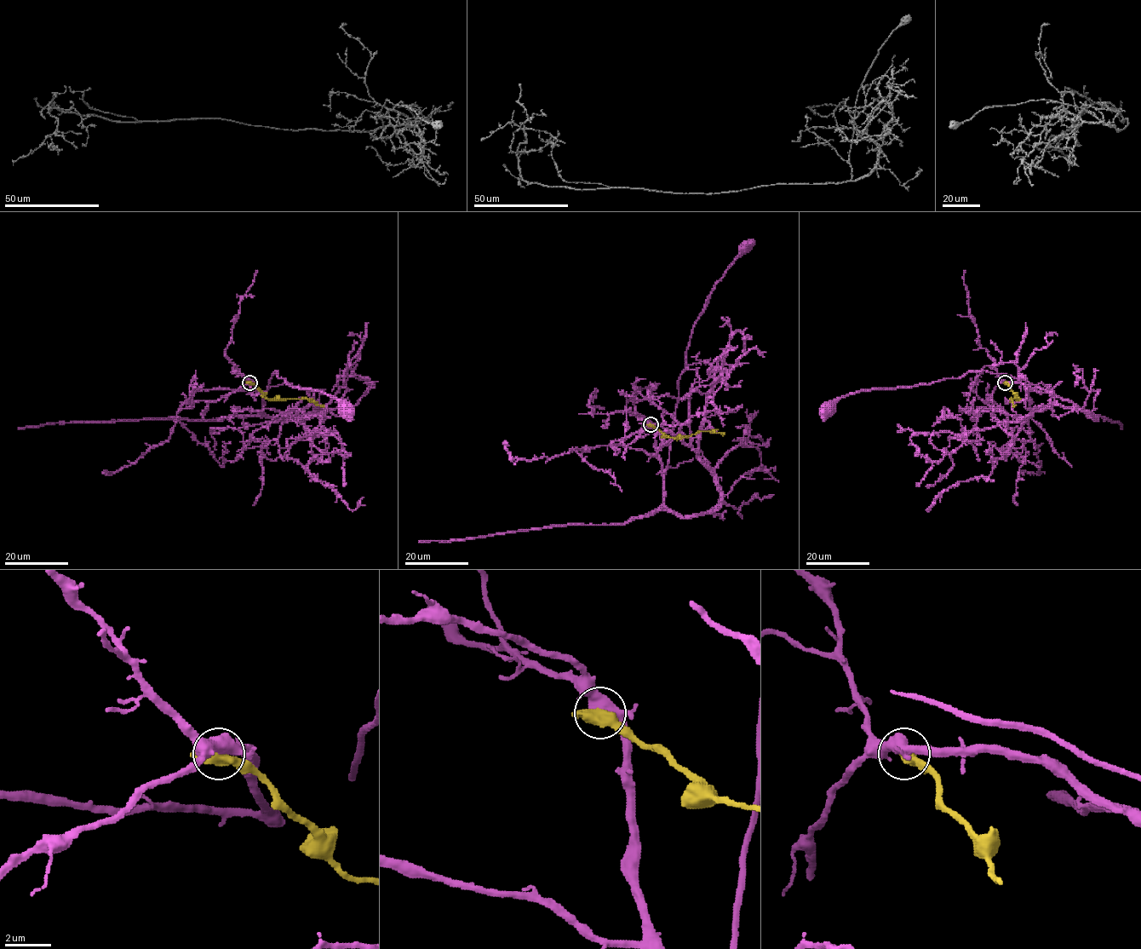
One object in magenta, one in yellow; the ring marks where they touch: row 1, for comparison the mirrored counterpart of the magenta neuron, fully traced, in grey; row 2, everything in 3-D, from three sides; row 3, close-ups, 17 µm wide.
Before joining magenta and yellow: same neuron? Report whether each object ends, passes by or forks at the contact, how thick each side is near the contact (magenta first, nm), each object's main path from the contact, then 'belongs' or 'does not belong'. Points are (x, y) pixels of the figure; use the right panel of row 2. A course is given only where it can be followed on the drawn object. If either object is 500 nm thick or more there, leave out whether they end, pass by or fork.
calibres 440 and 650 nm; course magenta (1005, 382), (1024, 382), (1051, 393), (1006, 375), (967, 371), (927, 384), (857, 390), (840, 397), (827, 410); course yellow (1005, 382), (1017, 399), (1011, 399), (1015, 406); does not belong

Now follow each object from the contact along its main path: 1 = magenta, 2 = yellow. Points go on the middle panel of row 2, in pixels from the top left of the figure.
1: (650, 424), (664, 470), (692, 326), (713, 284), (744, 247)
2: (650, 424), (668, 437), (682, 438), (700, 431), (725, 434)

